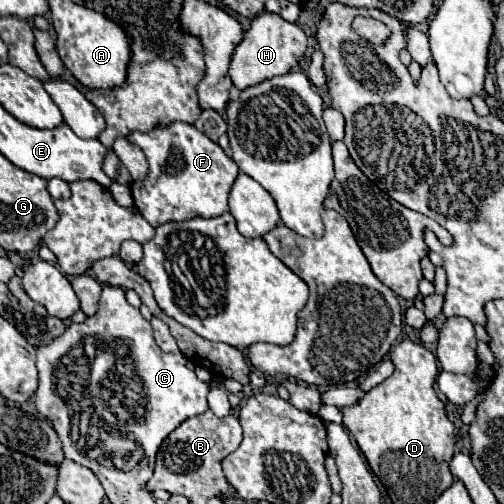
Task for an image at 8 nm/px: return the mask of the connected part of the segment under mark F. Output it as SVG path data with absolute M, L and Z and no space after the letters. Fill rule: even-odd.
M173 122L167 128L155 128L147 134L133 132L129 140L137 144L147 160L149 174L145 180L131 184L131 194L135 208L151 226L161 226L167 222L181 222L191 218L215 218L229 210L227 196L239 174L237 164L225 156L219 144L209 140L195 126L185 122Z

